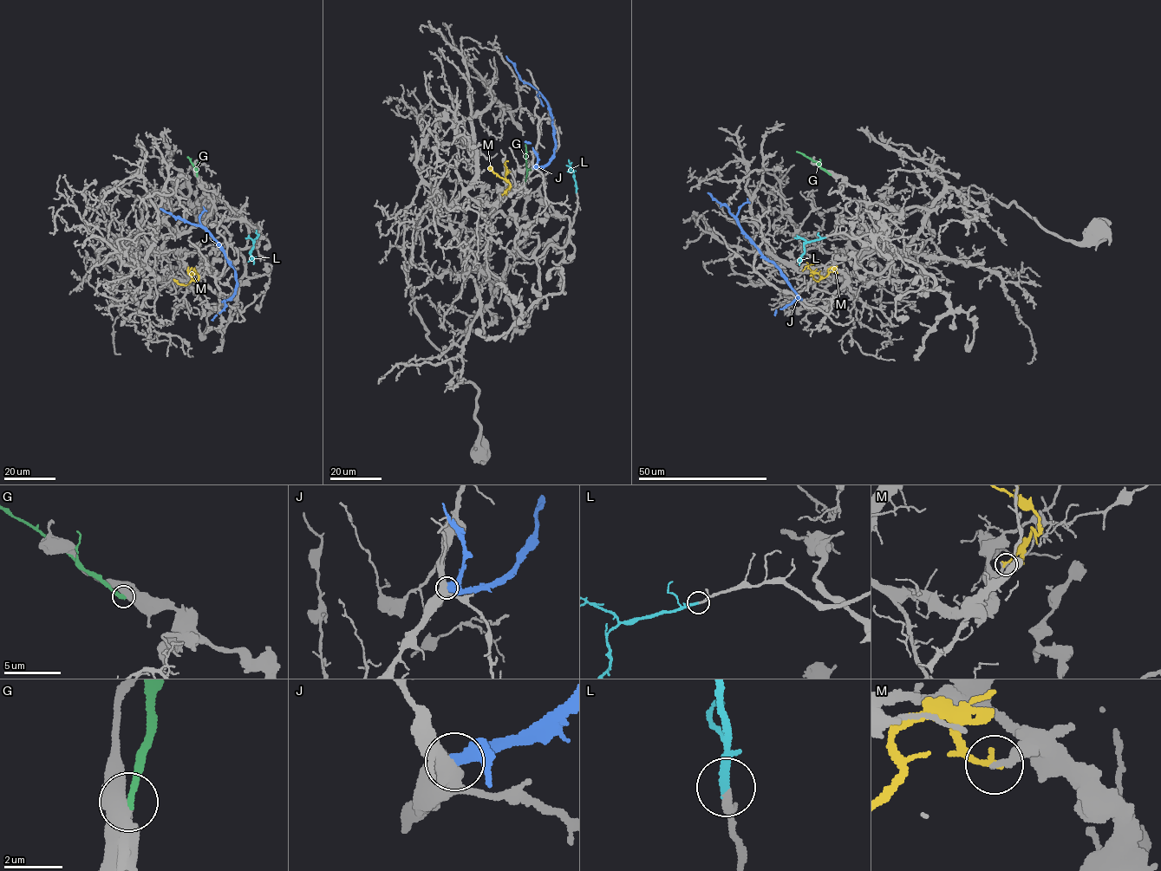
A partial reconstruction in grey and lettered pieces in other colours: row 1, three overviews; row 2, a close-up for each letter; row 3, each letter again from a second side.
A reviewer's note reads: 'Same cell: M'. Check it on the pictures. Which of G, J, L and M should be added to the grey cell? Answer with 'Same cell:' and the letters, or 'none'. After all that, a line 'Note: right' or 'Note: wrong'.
Same cell: L
Note: wrong

